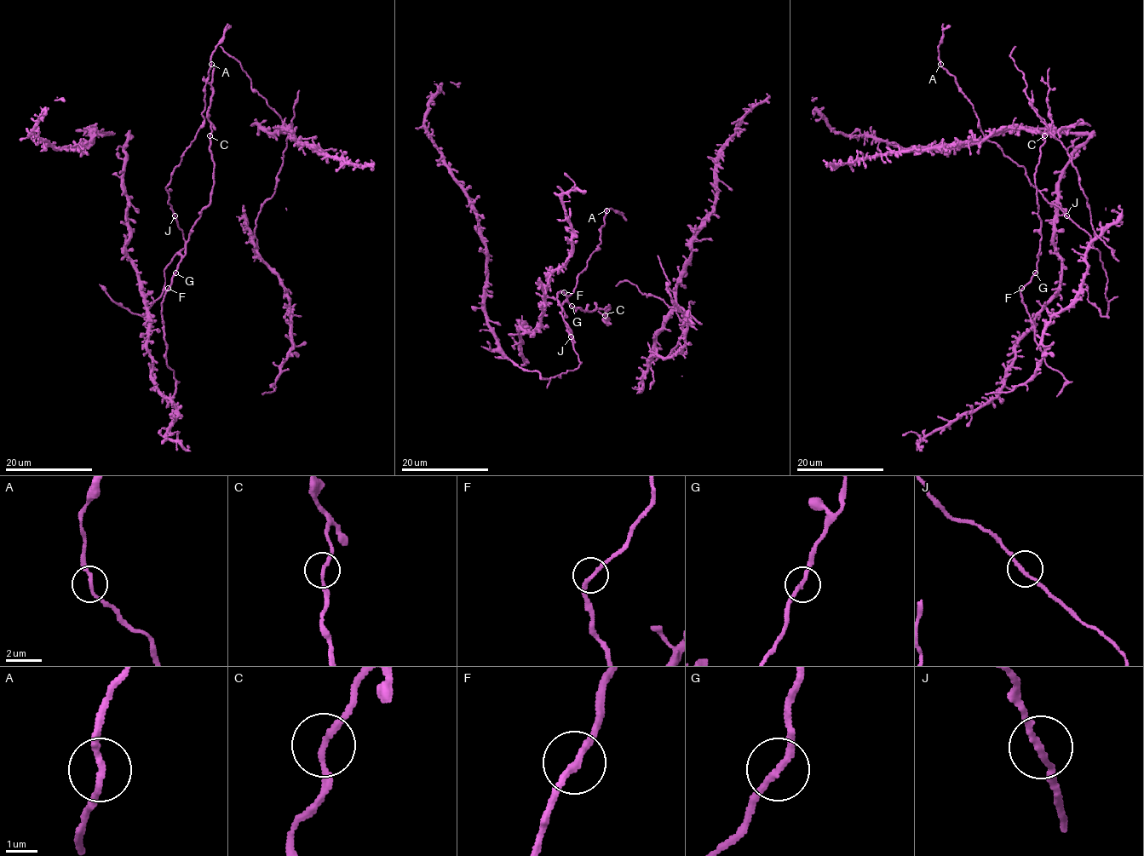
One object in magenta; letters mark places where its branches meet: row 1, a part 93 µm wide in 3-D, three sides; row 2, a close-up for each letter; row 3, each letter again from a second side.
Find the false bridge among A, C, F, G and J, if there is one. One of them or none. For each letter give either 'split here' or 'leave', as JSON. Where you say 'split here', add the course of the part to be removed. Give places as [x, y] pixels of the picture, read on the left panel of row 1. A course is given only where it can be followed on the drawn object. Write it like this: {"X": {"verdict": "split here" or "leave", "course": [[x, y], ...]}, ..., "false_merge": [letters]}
{"A": {"verdict": "leave"}, "C": {"verdict": "leave"}, "F": {"verdict": "leave"}, "G": {"verdict": "leave"}, "J": {"verdict": "leave"}, "false_merge": []}

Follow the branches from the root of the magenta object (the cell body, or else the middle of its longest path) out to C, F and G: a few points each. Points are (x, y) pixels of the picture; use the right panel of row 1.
C: (1038, 255), (1042, 233), (1035, 171), (1044, 135)
F: (1038, 255), (1036, 272), (1021, 288)
G: (1038, 255), (1035, 272)

